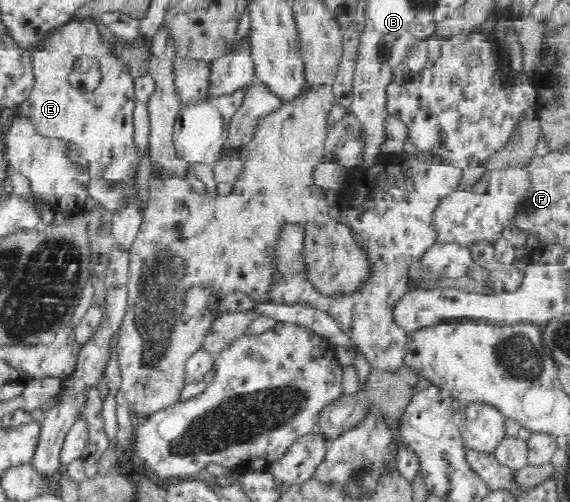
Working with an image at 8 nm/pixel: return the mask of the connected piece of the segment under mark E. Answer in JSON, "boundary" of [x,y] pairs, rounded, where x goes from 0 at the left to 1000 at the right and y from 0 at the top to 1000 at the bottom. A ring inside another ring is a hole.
{"boundary":[[[132,38],[91,58],[77,74],[72,88],[56,100],[60,169],[30,223],[46,229],[77,273],[135,287],[142,313],[156,325],[160,355],[182,357],[196,375],[207,367],[228,367],[235,375],[235,384],[225,396],[218,396],[214,408],[200,412],[195,436],[202,490],[226,496],[237,482],[253,436],[235,363],[242,325],[251,311],[237,281],[237,145],[219,120],[193,102],[195,94],[172,60],[160,40]],[[147,106],[154,114],[170,116],[175,133],[175,169],[160,183],[130,175],[119,161],[119,149],[130,137],[130,122],[140,110],[147,114]]]}

